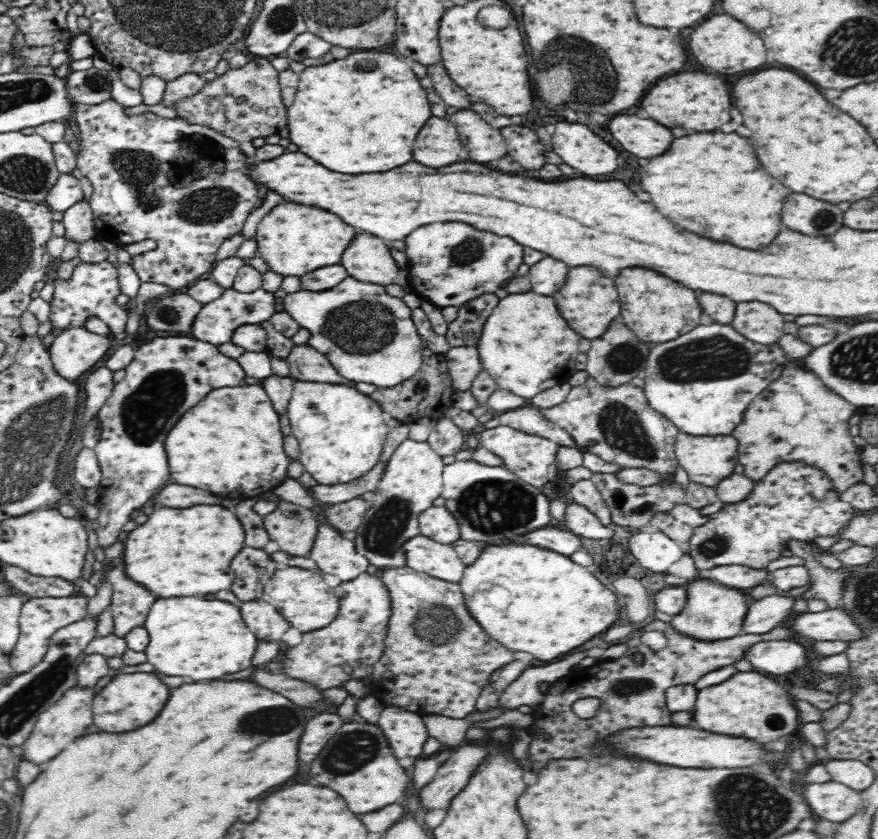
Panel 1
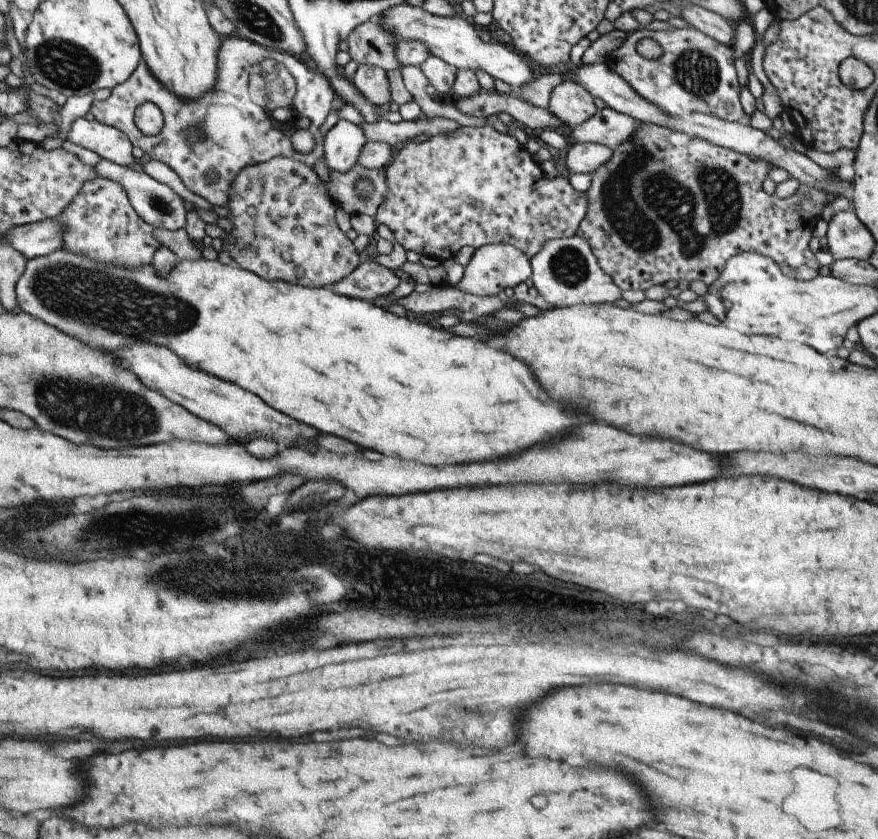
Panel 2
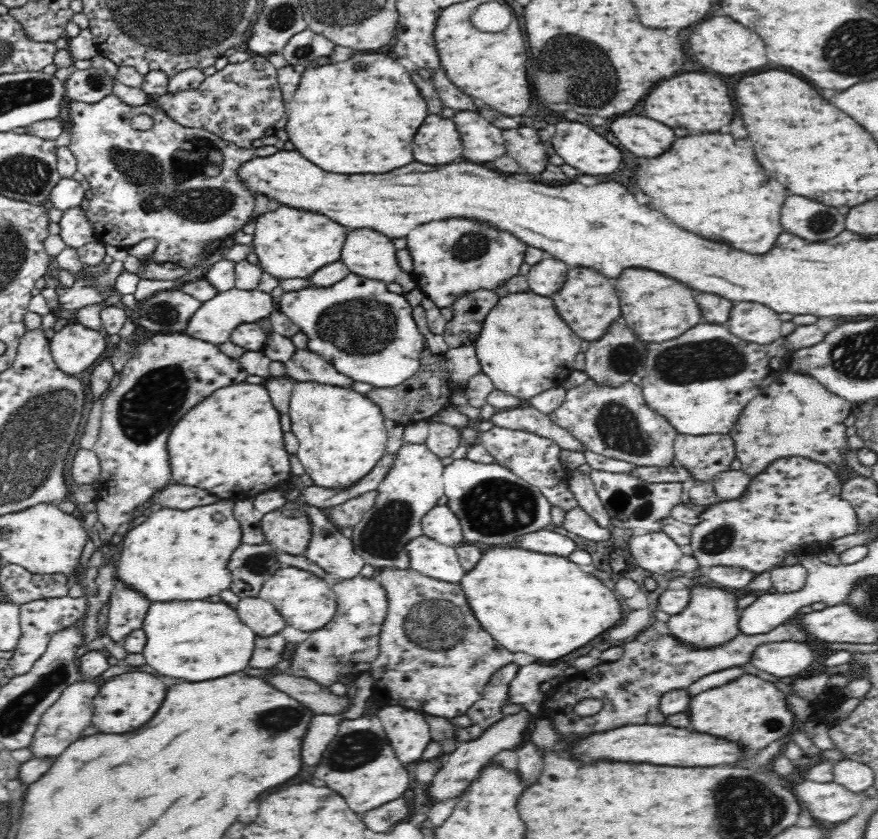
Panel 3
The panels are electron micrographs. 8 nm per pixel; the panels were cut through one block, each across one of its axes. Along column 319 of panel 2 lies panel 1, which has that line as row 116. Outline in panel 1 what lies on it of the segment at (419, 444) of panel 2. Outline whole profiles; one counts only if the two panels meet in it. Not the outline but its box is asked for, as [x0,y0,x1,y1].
[287,52,432,174]

